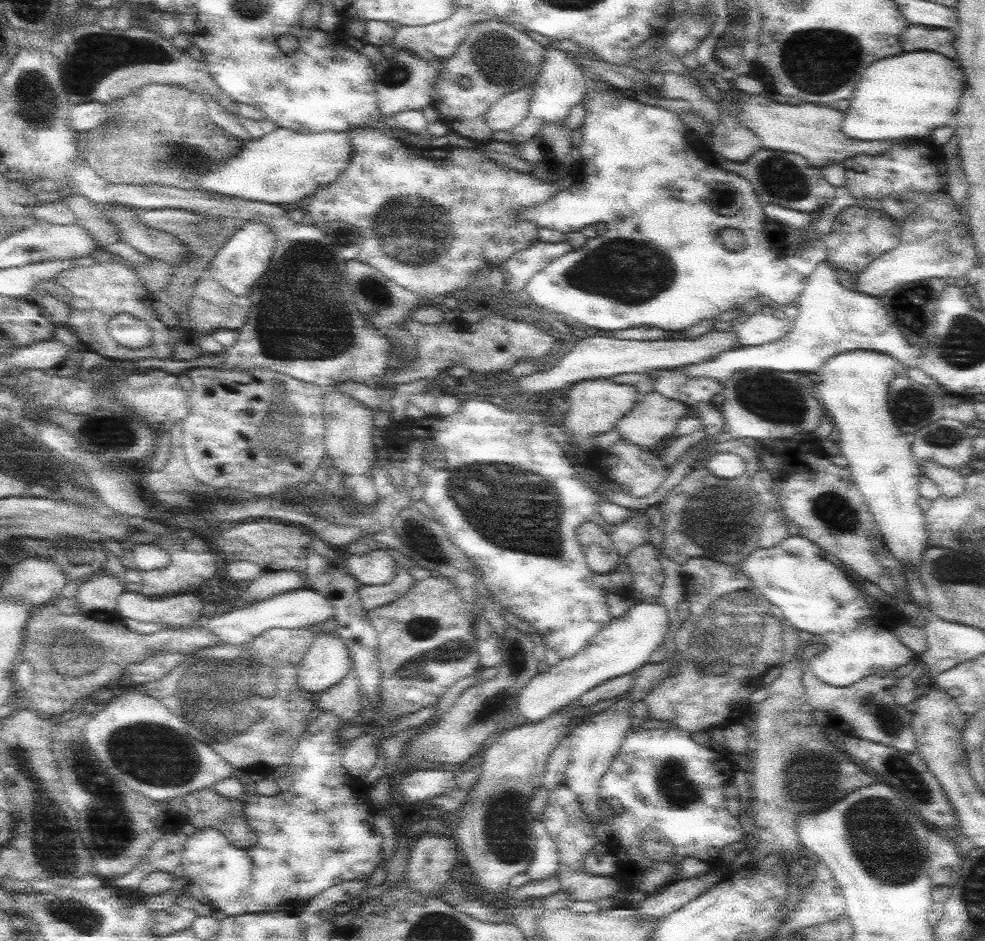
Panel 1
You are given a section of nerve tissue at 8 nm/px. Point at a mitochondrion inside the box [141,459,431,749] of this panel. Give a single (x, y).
(210, 695)

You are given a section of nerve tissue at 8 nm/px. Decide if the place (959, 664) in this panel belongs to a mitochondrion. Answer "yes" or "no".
no

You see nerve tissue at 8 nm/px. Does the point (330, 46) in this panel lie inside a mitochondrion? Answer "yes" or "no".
no

